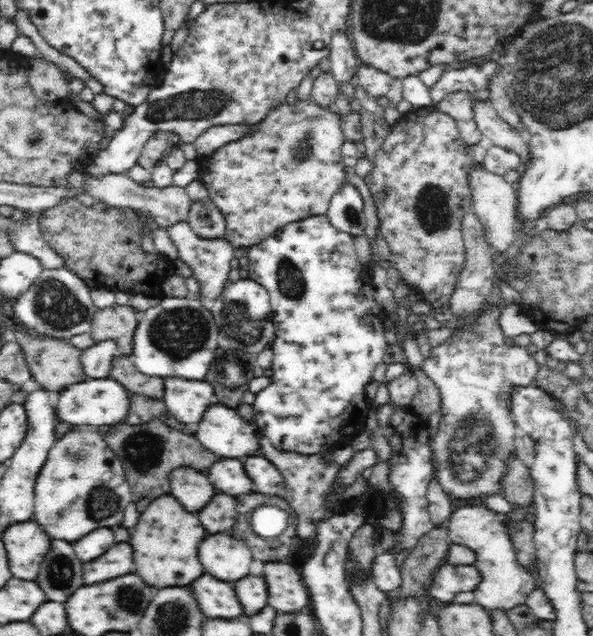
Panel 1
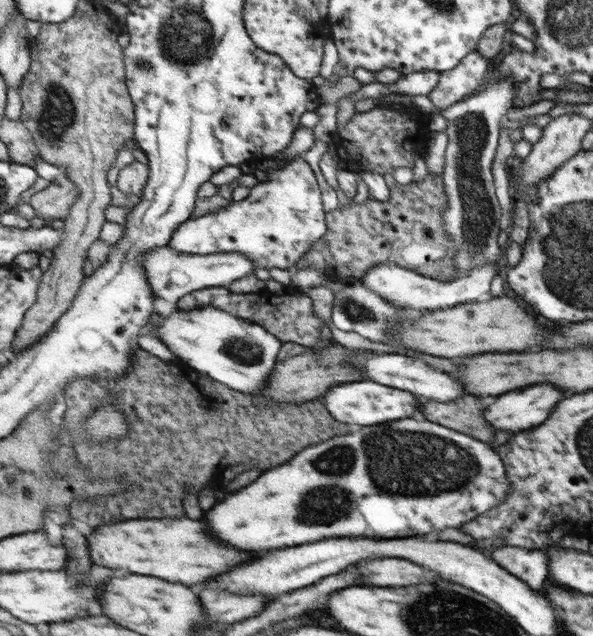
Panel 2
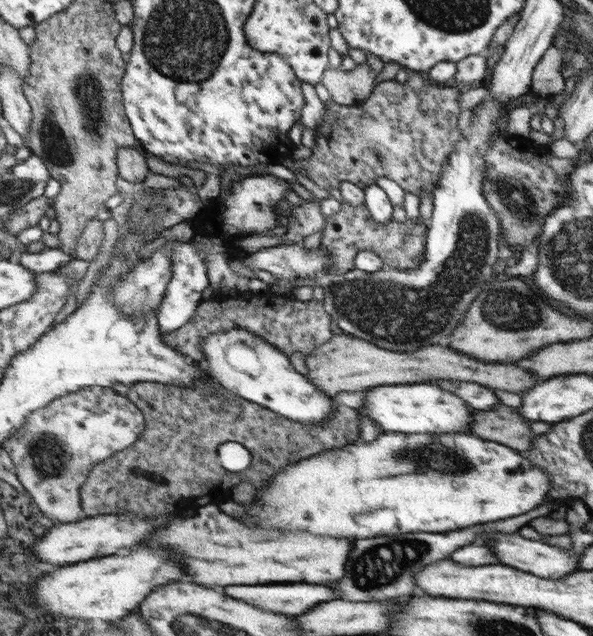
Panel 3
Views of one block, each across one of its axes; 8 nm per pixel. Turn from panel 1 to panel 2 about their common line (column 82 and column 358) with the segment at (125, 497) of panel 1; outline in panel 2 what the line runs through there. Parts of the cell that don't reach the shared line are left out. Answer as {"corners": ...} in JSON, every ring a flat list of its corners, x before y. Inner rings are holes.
{"corners":[[404,418,404,420,388,421,362,427,354,434,343,434,319,445,306,447,299,451,286,465,264,472,263,477,253,482,246,490,240,490,234,496,230,494,226,497,226,500,217,505,215,504,206,512,206,515,209,518,210,531,214,531,214,536,225,542,225,544,230,542,228,546,236,546,240,550,270,550,270,548,284,548,284,546,300,546,300,544,318,542,318,540,324,540,324,538,336,538,336,536,408,538,408,536,438,532,438,530,444,530,444,528,456,528,456,526,460,526,464,522,470,522,478,514,482,514,482,512,490,510,492,506,496,506,508,494,508,488,510,488,510,484,506,480,504,464,498,458,498,454,492,448,488,448,488,444,484,444,480,440,474,440,474,438,470,438,466,434,460,434,456,430,450,430,446,426,434,424,434,422,426,422,426,420,418,422,414,418]]}

